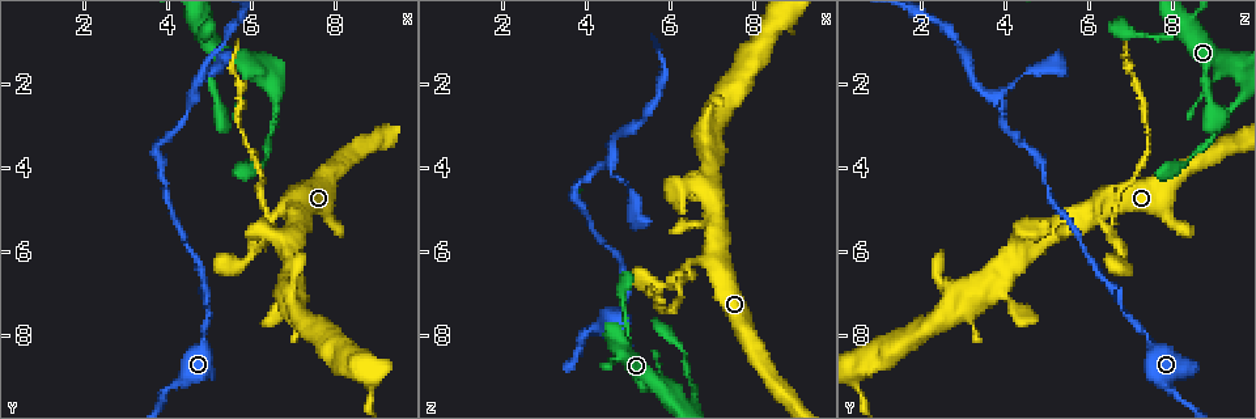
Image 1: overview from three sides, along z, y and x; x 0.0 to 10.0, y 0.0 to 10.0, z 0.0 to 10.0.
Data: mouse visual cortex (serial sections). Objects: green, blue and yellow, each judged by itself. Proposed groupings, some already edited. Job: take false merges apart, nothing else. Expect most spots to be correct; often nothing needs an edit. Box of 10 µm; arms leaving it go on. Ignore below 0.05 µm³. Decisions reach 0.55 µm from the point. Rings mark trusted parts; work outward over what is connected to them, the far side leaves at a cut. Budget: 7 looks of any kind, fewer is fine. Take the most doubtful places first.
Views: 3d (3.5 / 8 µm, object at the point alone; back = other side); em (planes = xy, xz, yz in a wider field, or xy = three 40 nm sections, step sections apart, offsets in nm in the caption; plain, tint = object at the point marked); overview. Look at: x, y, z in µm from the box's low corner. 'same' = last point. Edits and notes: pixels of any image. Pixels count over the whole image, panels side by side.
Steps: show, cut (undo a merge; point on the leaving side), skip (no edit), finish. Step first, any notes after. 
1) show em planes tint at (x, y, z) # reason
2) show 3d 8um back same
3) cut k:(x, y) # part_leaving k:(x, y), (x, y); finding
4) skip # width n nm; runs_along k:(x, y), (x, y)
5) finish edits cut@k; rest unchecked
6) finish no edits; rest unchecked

show 3d 8um at (6.35, 5.35, 6.40)

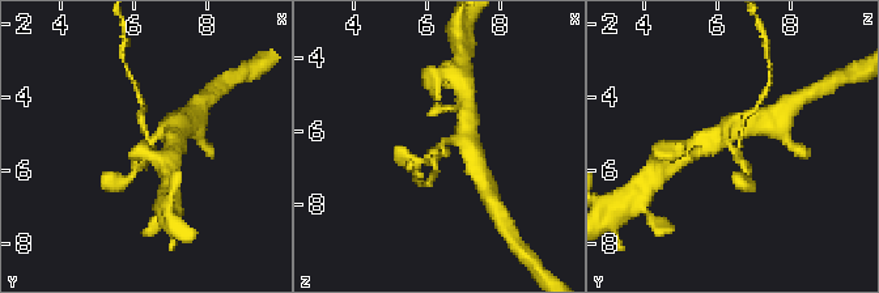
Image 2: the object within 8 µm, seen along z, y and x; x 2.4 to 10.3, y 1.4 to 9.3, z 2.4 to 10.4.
show em xy step 5 tint same # need the tissue

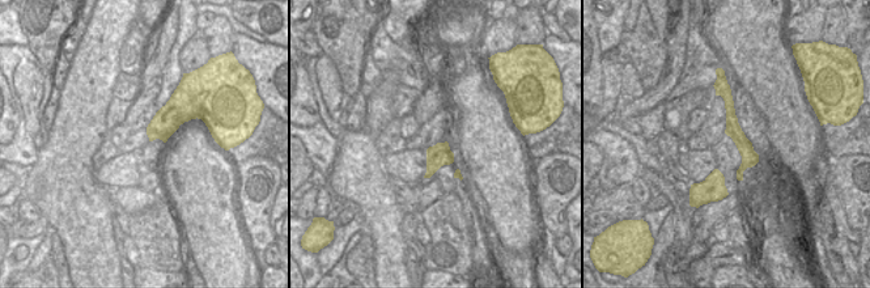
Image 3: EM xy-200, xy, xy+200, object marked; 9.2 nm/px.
cut 2:(140, 115) # part_leaving 2:(147, 139), (137, 96); a second cell is stuck on

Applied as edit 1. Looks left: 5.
show overview

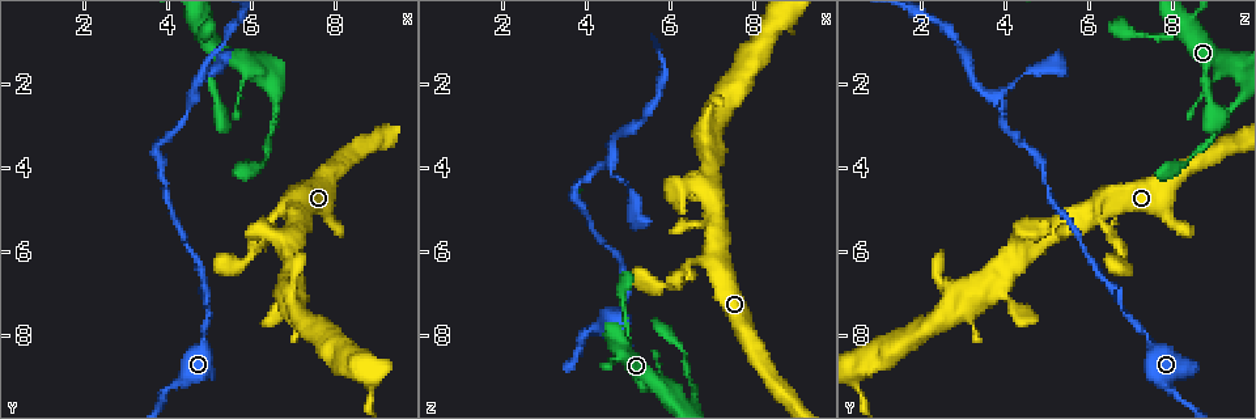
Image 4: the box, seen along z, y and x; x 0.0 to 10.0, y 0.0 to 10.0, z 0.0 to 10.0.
show 3d 3.5um at (4.55, 2.45, 3.80) # side arm on a straight run

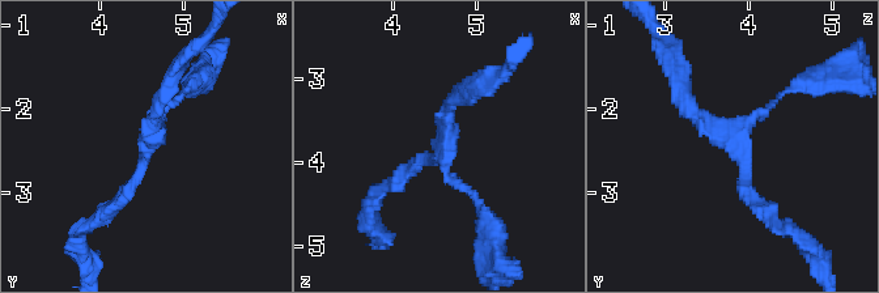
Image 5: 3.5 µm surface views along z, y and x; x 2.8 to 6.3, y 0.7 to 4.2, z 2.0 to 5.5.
show em xy step 2 tint at (4.55, 2.50, 3.85) # arms 3; arm_widths 100, 200, 200 nm; need the tissue

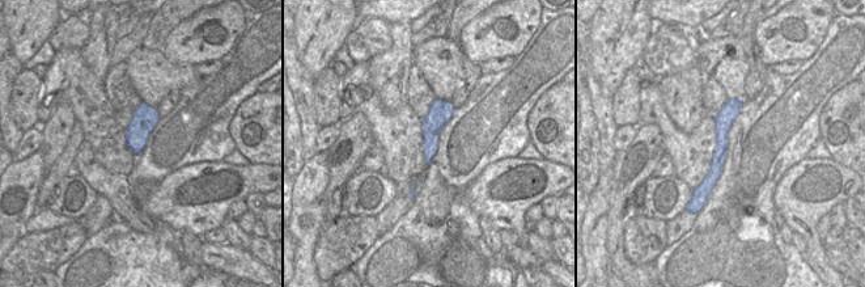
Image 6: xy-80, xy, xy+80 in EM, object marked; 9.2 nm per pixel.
show em planes tint same # another direction

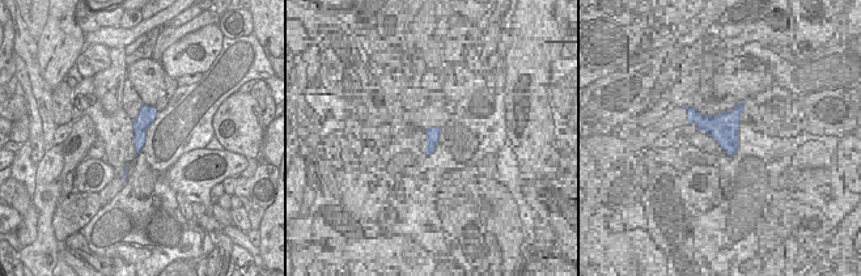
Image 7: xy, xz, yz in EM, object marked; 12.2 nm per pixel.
skip # runs_along 5:(767, 212), (743, 185), (741, 152), (680, 92); all the same cell

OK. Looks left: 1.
finish edits cut@2; rest unchecked

